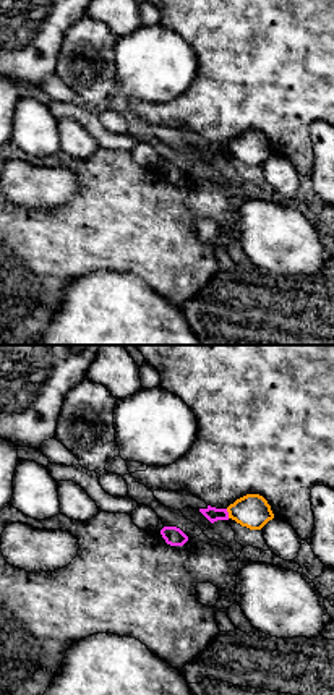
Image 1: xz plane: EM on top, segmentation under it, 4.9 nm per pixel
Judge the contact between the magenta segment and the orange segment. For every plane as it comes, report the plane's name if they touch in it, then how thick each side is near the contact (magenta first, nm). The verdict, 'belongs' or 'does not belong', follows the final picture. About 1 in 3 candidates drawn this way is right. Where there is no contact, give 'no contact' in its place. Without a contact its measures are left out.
xz | 70/170 nm

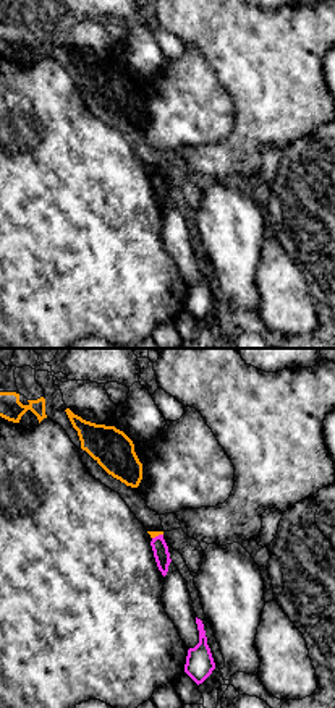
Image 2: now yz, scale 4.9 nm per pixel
yz | 80/30 nm

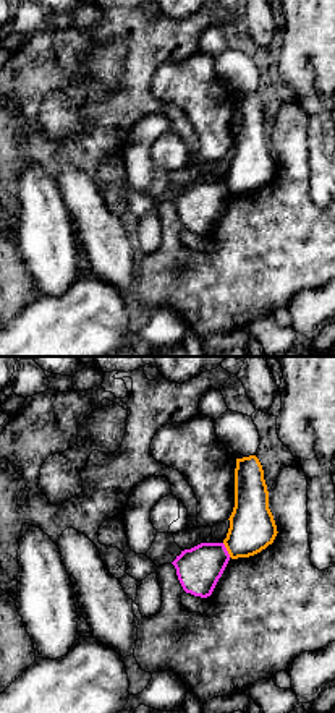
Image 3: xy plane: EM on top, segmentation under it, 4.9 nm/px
xy | 220/220 nm

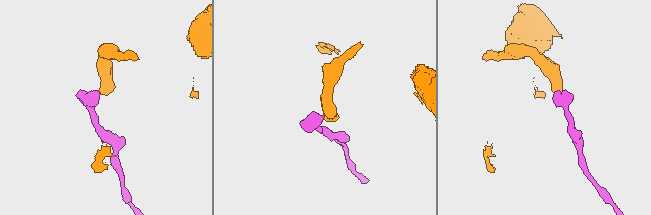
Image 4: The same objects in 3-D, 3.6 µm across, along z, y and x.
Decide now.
does not belong

